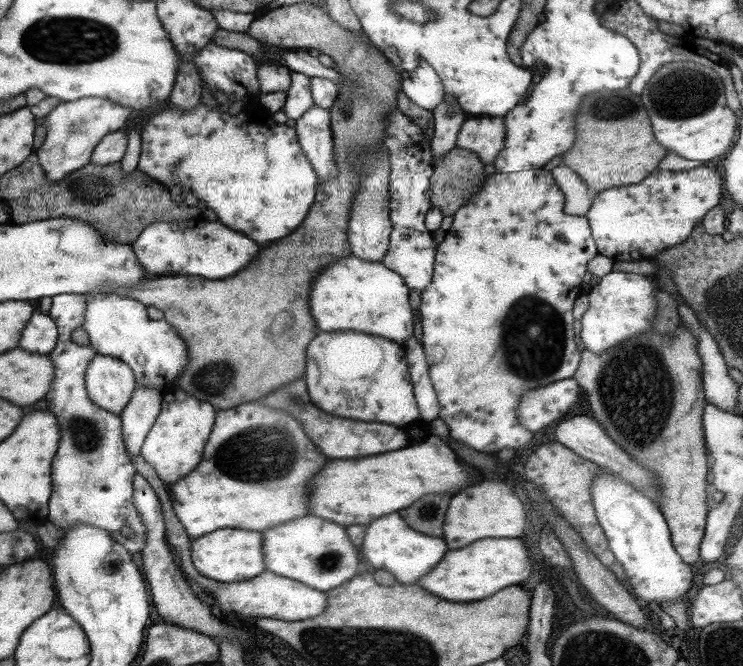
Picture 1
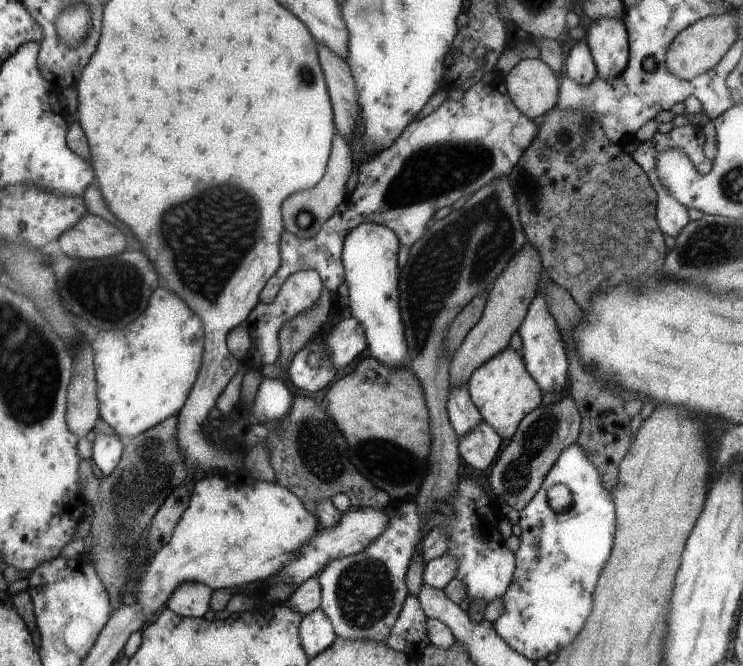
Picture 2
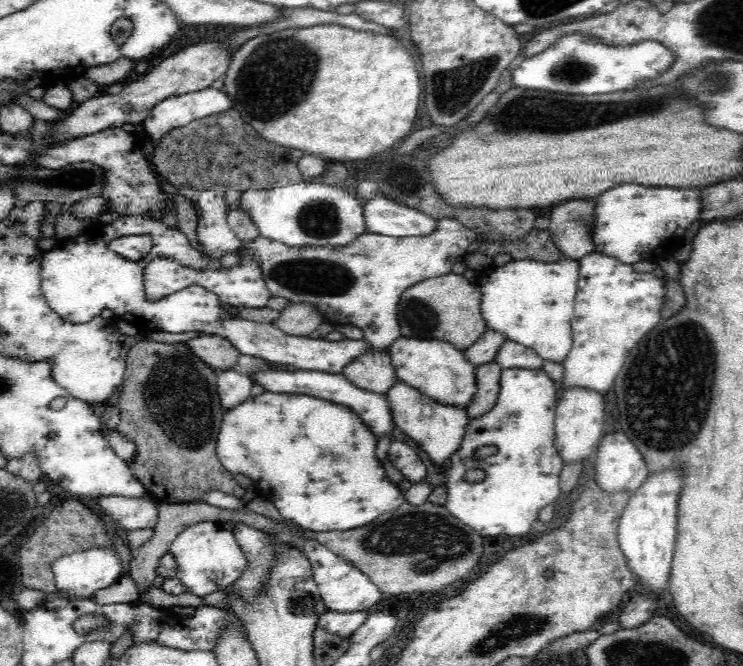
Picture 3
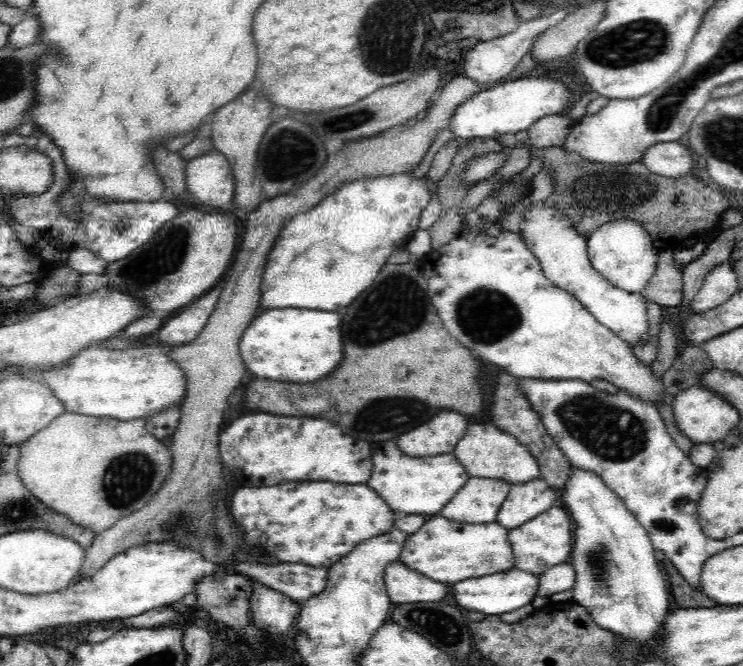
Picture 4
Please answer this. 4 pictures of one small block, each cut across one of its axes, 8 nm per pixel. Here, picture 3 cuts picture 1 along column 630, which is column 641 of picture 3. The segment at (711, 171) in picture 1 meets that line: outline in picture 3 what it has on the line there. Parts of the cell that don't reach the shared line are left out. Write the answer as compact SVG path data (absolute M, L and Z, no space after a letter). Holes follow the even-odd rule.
M620 184L616 188L610 188L608 192L602 192L602 196L594 200L596 200L596 210L594 210L592 240L596 252L612 256L624 264L636 264L654 254L656 248L664 252L680 246L684 234L694 222L700 220L702 212L700 188L680 190L668 186L648 188L642 184Z

